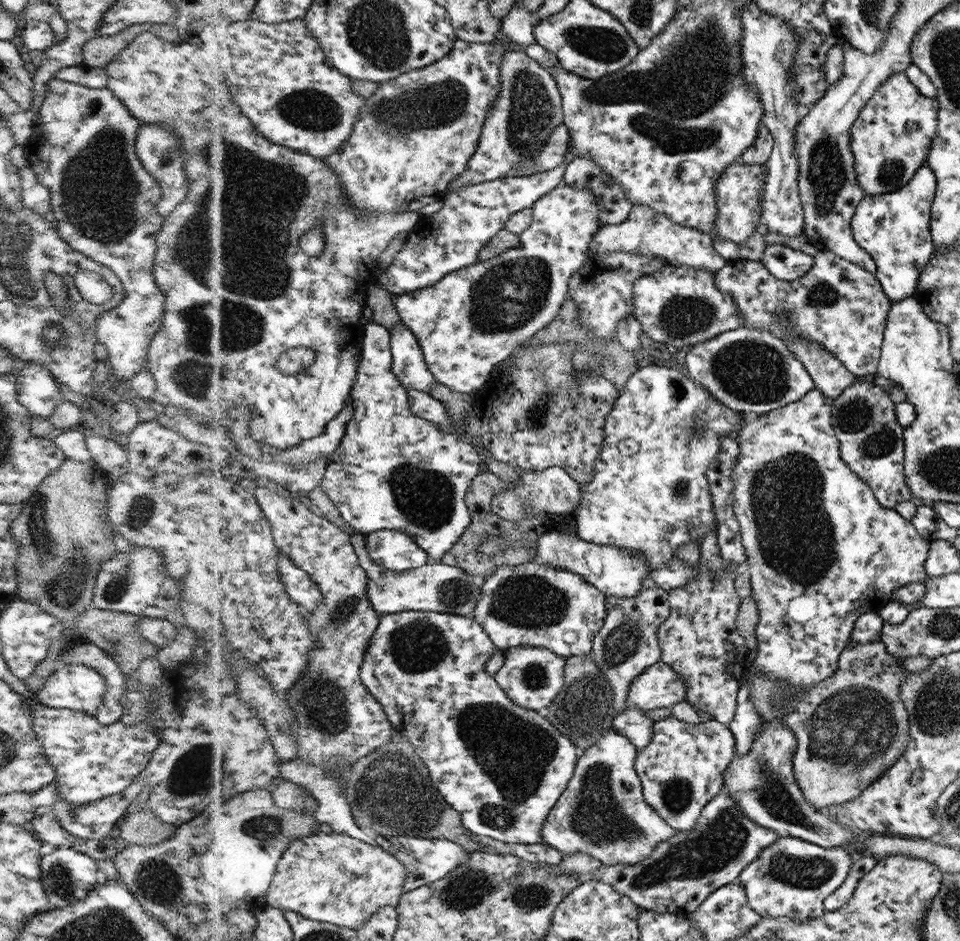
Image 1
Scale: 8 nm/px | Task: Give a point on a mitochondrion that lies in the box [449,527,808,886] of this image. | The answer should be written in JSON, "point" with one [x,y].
{"point":[512,751]}

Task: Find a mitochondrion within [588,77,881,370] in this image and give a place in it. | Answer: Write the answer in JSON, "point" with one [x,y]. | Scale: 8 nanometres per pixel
{"point":[826,173]}

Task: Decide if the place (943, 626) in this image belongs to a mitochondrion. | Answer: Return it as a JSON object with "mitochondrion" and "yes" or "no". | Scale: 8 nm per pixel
{"mitochondrion":"yes"}

